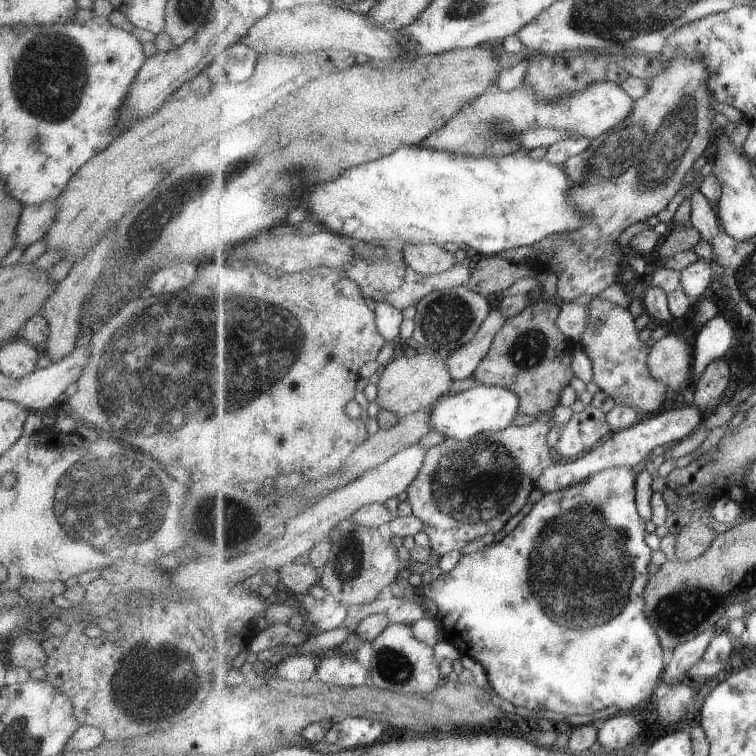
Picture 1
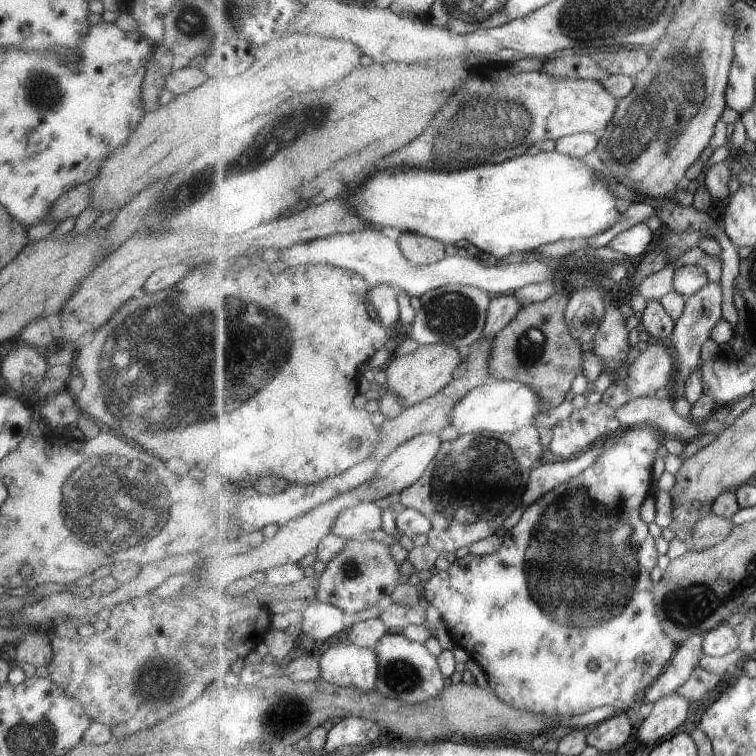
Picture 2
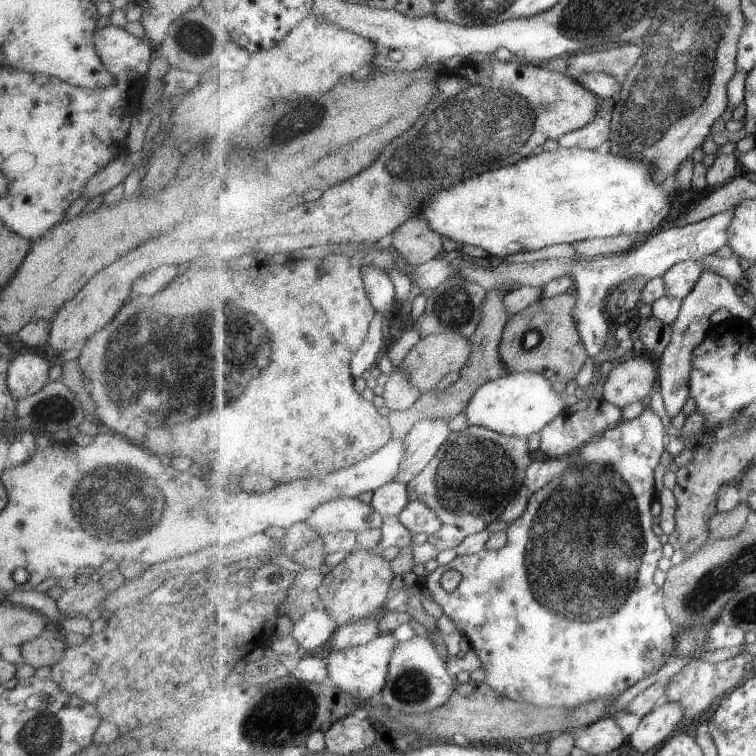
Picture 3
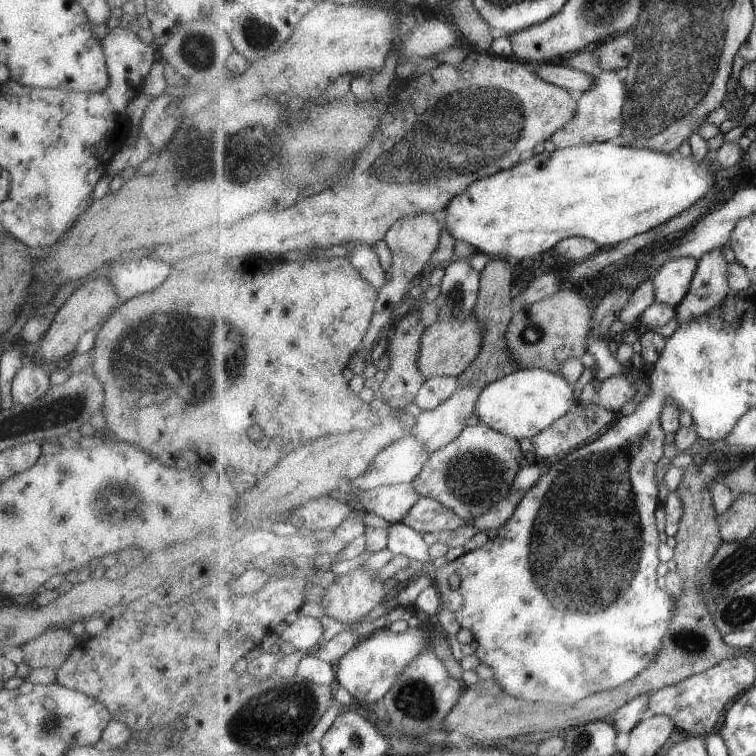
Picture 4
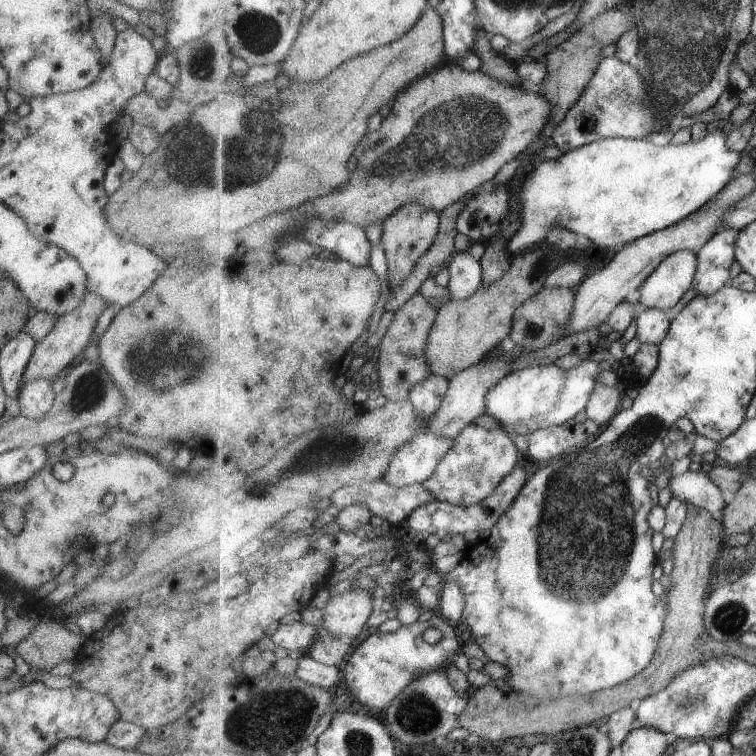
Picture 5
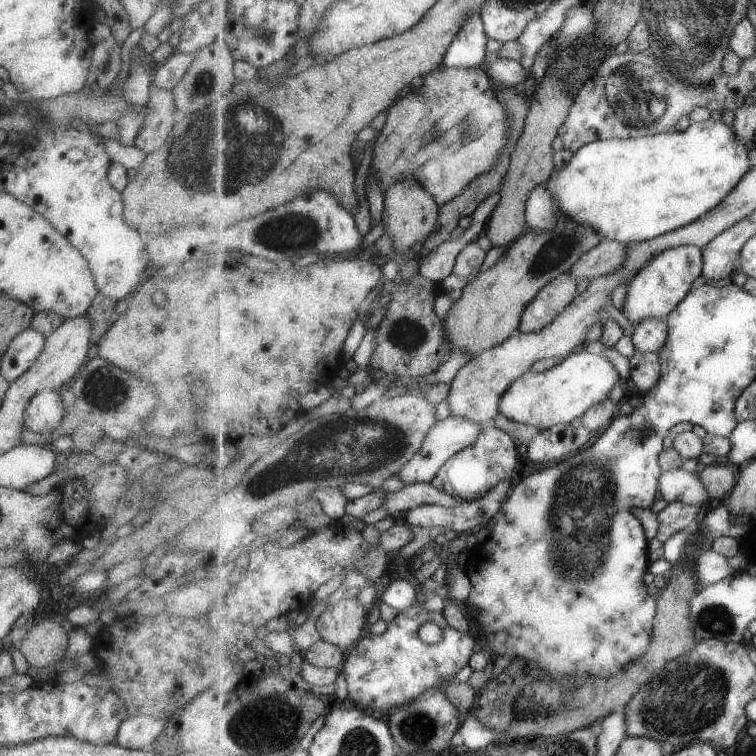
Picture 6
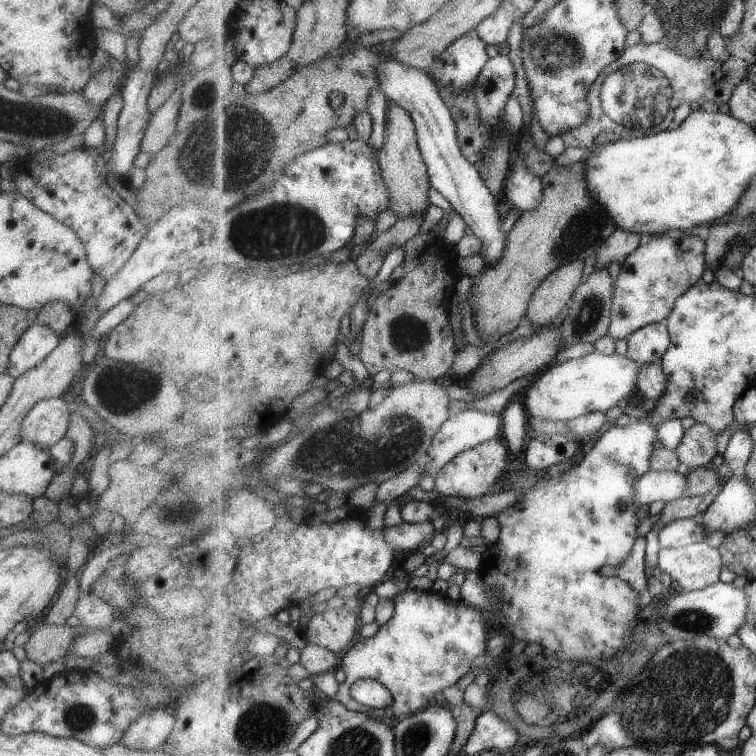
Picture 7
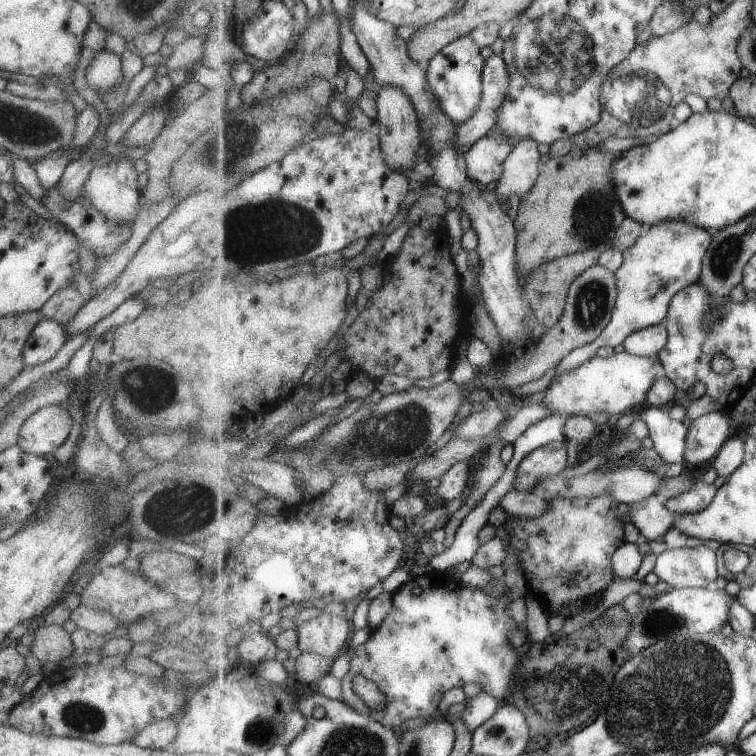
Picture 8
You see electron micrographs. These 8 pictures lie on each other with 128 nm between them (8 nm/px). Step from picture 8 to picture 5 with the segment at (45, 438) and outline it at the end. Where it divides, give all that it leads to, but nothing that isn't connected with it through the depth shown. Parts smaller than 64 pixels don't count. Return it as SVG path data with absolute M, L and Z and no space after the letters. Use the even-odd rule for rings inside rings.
M44 378L24 382L16 395L19 412L28 419L36 419L45 414L53 399L54 392L50 380Z

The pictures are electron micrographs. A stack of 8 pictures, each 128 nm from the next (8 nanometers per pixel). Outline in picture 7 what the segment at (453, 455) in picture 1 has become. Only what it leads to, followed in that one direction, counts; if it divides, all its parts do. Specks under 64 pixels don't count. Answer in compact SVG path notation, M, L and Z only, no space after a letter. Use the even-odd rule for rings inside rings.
M499 436L493 437L479 446L460 452L446 464L435 476L435 489L441 495L464 499L487 495L501 486L509 462L511 456L507 456L505 444L499 440Z

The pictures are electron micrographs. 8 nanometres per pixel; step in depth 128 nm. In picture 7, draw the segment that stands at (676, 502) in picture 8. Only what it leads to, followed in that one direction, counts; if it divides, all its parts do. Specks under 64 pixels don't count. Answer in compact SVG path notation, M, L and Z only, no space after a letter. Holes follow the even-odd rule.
M709 493L695 495L694 497L687 496L665 504L660 514L660 521L646 534L648 538L646 561L652 568L657 567L659 564L659 551L661 548L657 545L657 542L659 542L660 532L679 519L698 518L698 516L705 514L715 499L715 494Z

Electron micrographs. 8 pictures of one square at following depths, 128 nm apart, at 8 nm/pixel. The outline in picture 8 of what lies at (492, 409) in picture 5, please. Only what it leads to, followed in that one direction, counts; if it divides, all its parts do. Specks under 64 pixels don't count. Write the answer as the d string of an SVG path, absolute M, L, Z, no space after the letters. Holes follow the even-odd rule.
M625 350L609 358L598 354L590 358L575 370L563 373L552 379L545 390L542 403L555 412L565 415L586 415L593 412L605 412L609 418L616 419L621 414L637 408L647 402L648 392L653 383L664 375L659 358L642 357Z

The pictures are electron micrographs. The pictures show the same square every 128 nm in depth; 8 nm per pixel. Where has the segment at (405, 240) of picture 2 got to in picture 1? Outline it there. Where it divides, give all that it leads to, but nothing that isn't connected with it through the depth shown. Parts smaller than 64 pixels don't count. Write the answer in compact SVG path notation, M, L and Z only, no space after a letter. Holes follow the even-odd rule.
M407 242L402 248L402 253L405 264L421 275L440 274L449 270L449 268L454 268L457 264L457 255L451 254L437 244L411 244L411 242Z

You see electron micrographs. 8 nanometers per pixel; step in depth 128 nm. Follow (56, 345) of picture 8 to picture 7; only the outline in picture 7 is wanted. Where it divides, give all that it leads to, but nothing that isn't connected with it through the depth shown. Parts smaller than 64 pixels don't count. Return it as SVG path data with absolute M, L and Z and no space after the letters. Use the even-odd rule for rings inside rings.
M37 322L31 324L13 345L4 372L16 379L28 368L43 360L55 348L58 338L49 327Z

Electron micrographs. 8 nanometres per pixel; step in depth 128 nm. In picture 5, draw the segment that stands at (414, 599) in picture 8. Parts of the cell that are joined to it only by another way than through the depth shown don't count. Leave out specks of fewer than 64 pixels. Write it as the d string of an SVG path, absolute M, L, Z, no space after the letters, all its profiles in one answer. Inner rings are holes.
M441 612L433 614L428 621L415 621L403 625L395 632L381 633L372 631L360 642L358 647L344 663L344 678L352 696L369 708L386 710L390 702L401 690L423 673L445 669L462 653L464 643L459 642L457 630ZM431 626L437 626L443 632L443 640L429 644L423 633Z

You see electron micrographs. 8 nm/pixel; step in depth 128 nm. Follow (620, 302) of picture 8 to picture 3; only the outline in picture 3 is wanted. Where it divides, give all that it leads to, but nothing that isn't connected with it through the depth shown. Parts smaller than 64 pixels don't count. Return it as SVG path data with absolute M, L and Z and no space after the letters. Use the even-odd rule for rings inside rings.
M689 259L673 265L663 276L667 295L683 300L698 284L705 270L700 262Z

